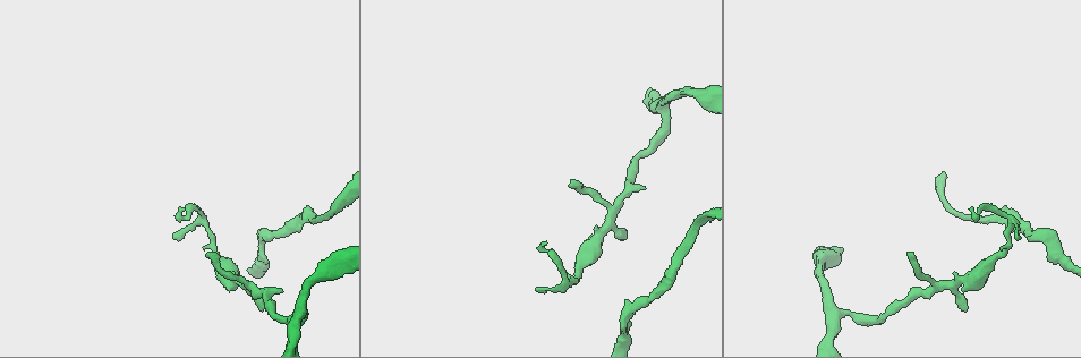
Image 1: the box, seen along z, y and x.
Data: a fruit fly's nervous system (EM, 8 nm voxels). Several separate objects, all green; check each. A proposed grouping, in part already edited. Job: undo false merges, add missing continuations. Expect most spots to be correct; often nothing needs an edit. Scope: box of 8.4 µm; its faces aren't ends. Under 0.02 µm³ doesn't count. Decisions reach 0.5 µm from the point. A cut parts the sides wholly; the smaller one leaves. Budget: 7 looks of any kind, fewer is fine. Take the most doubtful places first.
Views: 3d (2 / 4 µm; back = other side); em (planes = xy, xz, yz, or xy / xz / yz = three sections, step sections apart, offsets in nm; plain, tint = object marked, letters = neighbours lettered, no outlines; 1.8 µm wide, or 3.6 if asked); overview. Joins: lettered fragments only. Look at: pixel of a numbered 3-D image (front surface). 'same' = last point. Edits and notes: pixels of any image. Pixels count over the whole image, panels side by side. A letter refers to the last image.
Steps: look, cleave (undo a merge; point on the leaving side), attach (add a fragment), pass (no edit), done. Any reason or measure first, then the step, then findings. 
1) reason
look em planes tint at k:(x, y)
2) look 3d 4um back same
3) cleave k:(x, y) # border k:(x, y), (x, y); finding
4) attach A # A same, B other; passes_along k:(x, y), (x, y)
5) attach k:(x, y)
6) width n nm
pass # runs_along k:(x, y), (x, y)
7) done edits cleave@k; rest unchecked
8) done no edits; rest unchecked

tapers out
look em 3.6um xy step 8 letters at 1:(210, 253)

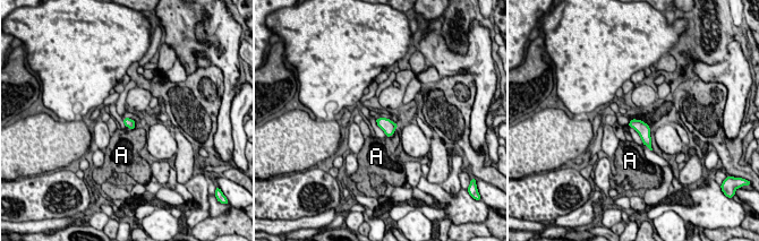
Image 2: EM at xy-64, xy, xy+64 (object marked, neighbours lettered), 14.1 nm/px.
look em 3.6um planes letters same

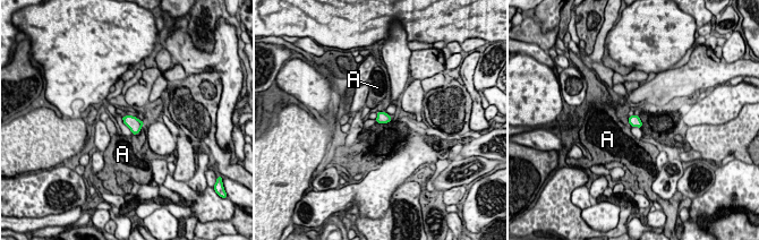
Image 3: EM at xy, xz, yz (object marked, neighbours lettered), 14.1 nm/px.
width 160 nm
pass # A other; border 3:(143, 125), (133, 135); none of them fits

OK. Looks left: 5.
branch stops here
look em planes letters at 1:(260, 311)

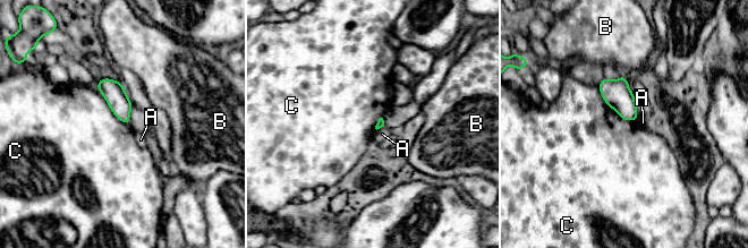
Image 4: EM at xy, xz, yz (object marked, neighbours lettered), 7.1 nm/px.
pass # A other, B other, C other; border 4:(597, 85), (621, 118), (637, 119); none of them fits

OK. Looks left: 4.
branch stops here
look em planes letters at 1:(971, 209)

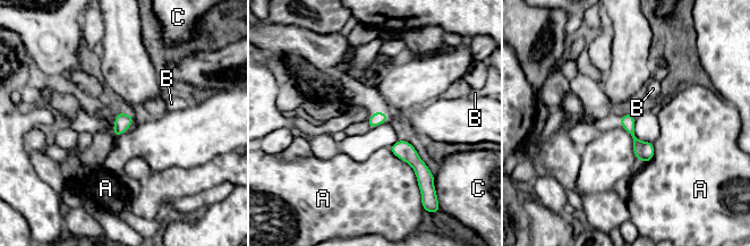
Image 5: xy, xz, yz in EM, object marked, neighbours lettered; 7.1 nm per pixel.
width 90 nm
pass # A other, B other, C other; border 5:(389, 147), (411, 167), (419, 187); no lettered fragment goes on from it

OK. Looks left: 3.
done no edits; rest unchecked

